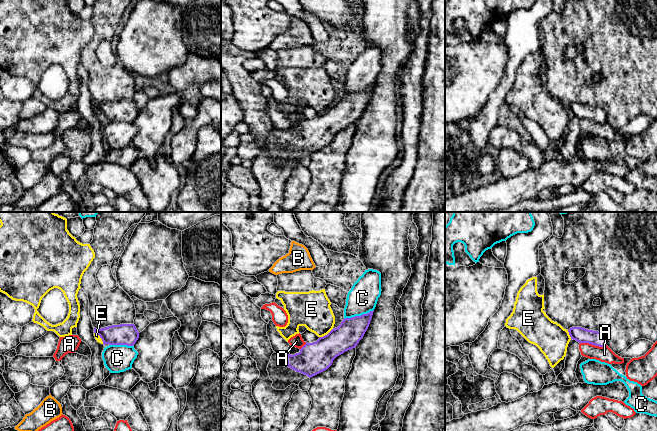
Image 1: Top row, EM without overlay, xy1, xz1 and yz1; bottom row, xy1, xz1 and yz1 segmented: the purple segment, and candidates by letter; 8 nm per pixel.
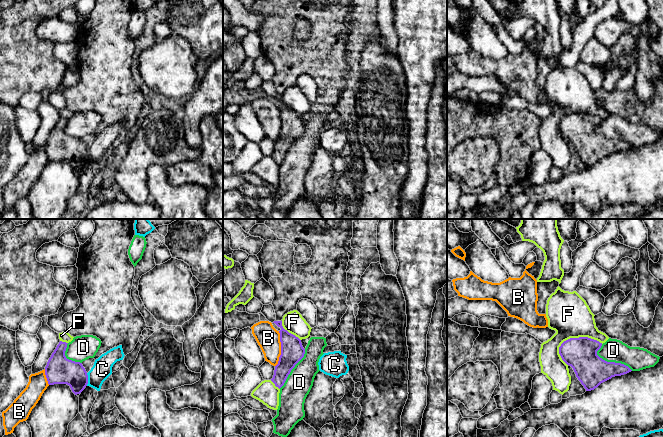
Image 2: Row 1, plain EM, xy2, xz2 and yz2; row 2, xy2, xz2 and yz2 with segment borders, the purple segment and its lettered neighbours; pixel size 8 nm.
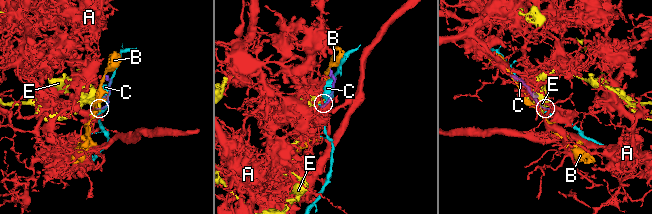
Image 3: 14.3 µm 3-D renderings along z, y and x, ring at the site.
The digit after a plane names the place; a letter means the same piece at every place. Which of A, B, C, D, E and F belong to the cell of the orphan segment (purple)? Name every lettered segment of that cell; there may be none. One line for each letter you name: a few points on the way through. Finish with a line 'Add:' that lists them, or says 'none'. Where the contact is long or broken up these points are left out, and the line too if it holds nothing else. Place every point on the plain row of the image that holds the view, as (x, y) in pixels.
Add: none

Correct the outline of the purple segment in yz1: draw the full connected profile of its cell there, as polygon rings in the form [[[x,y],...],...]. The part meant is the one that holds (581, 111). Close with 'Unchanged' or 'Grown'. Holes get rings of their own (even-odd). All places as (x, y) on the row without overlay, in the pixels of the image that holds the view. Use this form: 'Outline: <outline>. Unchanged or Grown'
Outline: [[[572,103],[568,108],[571,115],[579,119],[589,119],[599,123],[607,121],[605,111],[598,107],[588,106],[582,103]]]. Unchanged

